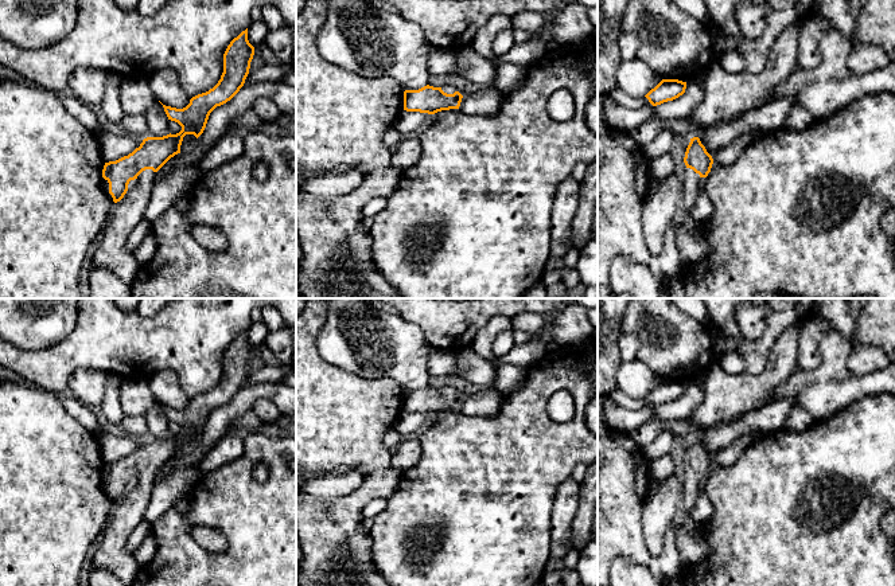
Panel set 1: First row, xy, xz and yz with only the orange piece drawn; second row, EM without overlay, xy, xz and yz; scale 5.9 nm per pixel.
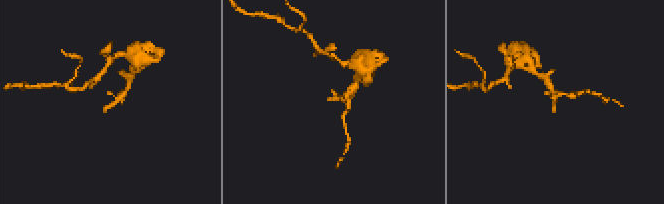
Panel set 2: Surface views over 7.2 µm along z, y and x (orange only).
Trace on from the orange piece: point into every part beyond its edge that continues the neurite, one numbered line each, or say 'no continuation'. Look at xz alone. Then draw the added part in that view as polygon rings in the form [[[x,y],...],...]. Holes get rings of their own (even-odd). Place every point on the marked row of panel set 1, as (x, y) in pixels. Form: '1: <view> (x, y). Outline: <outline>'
no continuation

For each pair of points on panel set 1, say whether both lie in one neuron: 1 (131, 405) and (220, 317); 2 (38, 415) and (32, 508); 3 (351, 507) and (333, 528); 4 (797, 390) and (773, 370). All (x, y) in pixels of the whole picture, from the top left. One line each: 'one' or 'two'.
1: two
2: one
3: one
4: two

